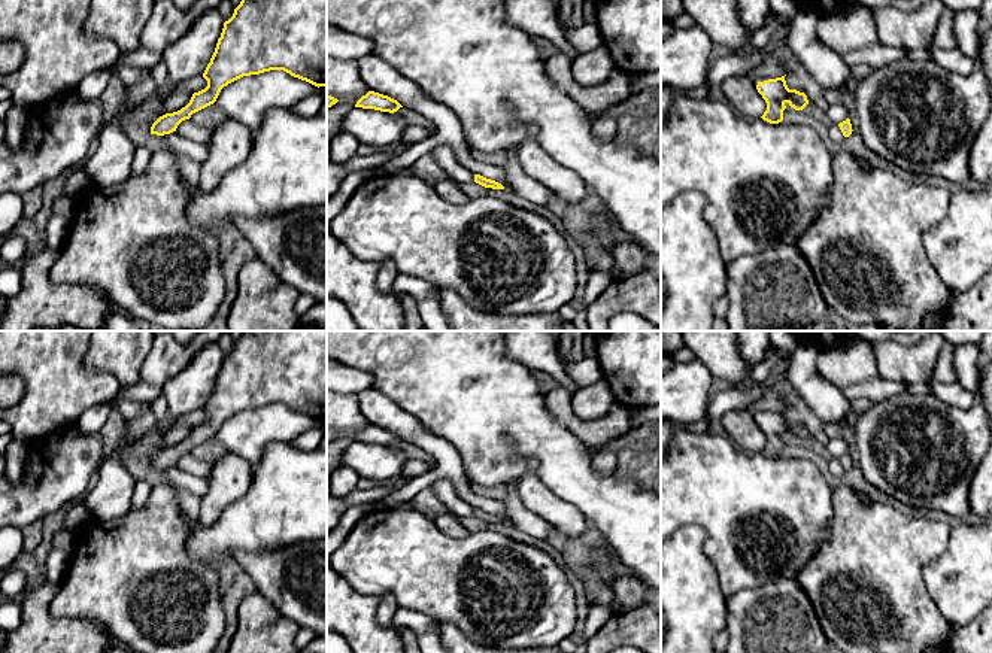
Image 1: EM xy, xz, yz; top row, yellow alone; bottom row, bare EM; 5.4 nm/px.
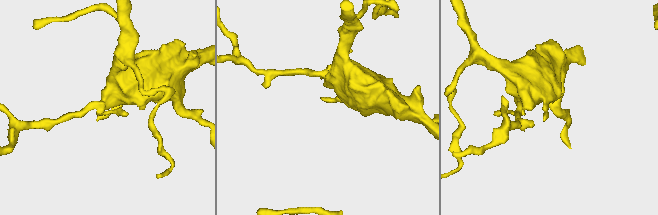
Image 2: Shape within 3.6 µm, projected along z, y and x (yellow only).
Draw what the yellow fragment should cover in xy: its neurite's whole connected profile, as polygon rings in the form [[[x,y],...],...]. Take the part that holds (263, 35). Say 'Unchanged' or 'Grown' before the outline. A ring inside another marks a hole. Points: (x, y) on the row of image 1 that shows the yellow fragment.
Unchanged. [[[242,0],[224,22],[203,73],[207,86],[180,110],[160,116],[151,134],[176,131],[182,121],[213,104],[228,83],[270,70],[327,86],[327,0]]]

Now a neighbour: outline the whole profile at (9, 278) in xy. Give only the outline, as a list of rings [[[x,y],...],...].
[[[15,267],[0,270],[0,297],[10,298],[21,291],[21,271]]]

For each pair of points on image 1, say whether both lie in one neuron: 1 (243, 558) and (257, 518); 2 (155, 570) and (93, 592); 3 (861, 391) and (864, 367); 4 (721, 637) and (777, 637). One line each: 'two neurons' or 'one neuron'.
1: two neurons
2: one neuron
3: two neurons
4: two neurons

